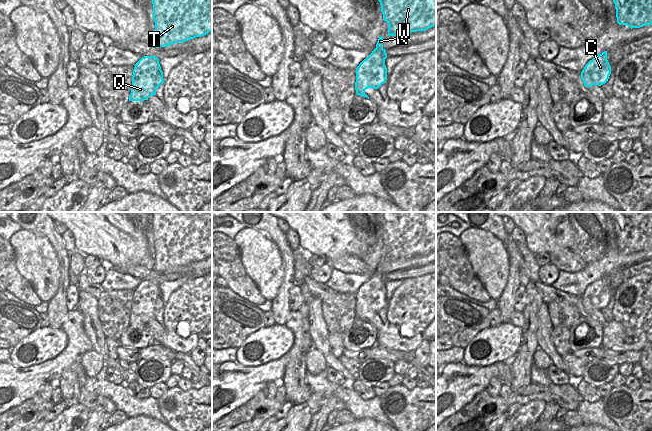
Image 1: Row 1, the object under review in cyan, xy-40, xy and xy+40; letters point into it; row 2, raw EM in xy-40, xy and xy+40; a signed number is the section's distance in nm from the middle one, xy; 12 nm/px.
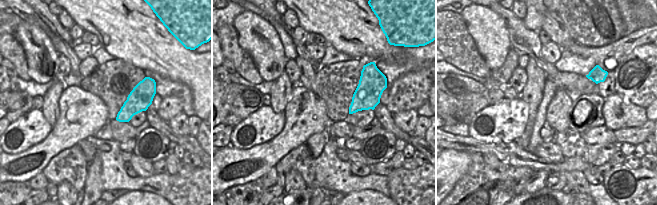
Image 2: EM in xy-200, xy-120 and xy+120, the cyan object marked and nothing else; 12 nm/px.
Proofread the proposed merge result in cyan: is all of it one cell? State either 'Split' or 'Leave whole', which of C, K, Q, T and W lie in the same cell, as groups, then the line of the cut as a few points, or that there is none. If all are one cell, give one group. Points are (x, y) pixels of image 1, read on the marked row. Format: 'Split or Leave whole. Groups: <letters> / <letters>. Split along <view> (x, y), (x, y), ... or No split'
Leave whole. Groups: C K Q T W. No split.

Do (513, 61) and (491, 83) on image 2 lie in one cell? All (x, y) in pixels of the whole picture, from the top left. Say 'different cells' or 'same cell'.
same cell

